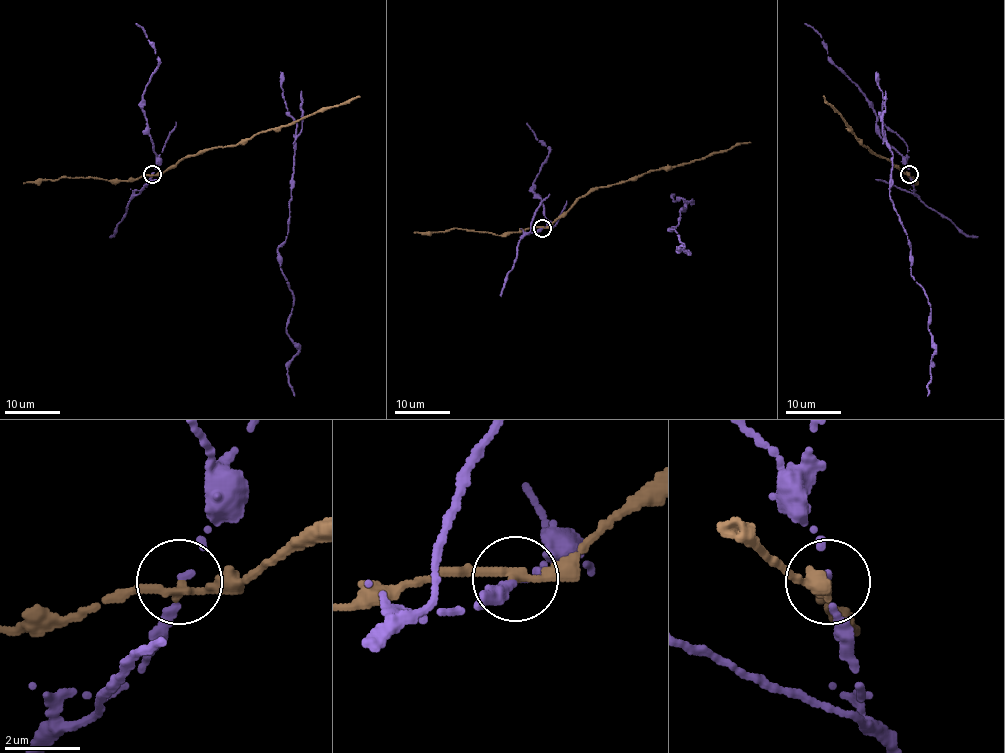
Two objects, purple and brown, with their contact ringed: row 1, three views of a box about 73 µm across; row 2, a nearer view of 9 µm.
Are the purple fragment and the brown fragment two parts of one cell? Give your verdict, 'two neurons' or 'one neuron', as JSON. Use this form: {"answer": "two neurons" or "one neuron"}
{"answer": "two neurons"}

